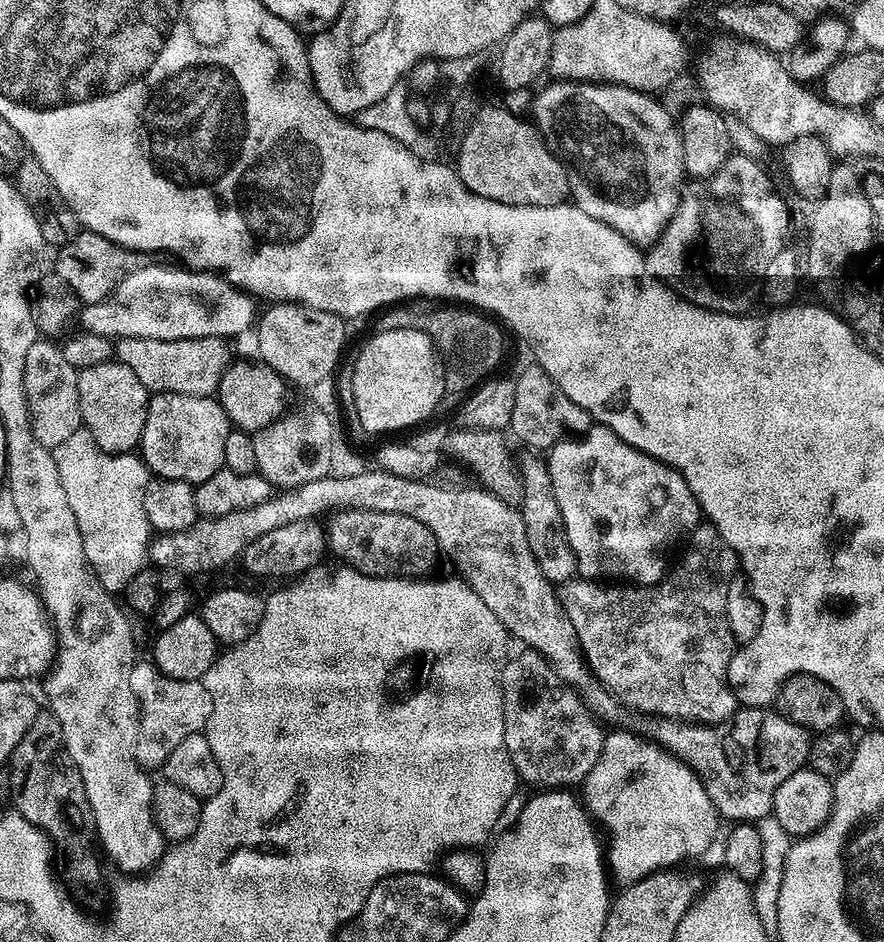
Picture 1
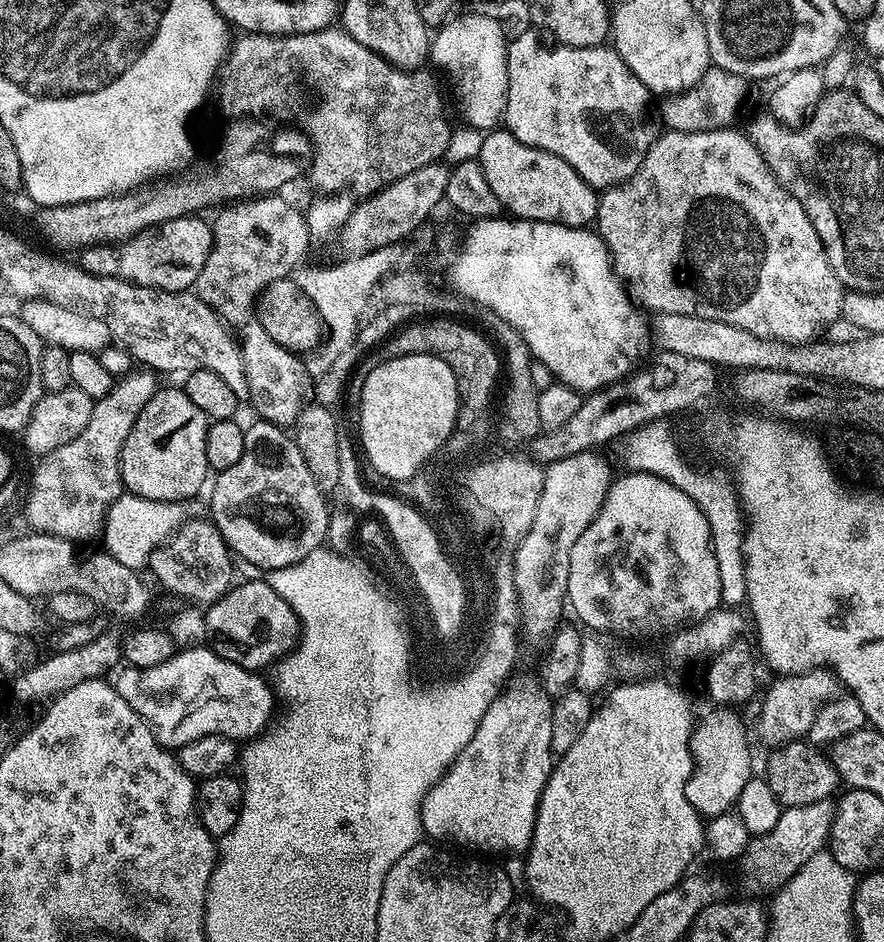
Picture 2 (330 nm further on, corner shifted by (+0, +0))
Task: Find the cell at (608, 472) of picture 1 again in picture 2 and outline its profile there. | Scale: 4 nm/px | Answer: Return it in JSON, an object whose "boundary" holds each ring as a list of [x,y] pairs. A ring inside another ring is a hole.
{"boundary":[[[652,472],[627,475],[613,479],[602,510],[598,510],[594,522],[582,530],[582,538],[570,550],[567,603],[585,629],[609,632],[620,640],[668,638],[721,607],[725,577],[718,566],[712,531],[703,510],[678,486]]]}

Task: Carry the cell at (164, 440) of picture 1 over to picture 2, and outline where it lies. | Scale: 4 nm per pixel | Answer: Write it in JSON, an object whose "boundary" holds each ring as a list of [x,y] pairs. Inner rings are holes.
{"boundary":[[[161,387],[146,402],[134,422],[120,455],[120,483],[131,495],[147,500],[188,502],[200,492],[210,476],[206,462],[209,418],[186,398],[183,387]],[[208,476],[208,477],[207,477]]]}

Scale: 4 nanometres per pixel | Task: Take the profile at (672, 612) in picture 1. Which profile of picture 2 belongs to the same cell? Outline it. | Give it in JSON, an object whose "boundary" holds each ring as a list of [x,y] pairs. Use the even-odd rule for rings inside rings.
{"boundary":[[[811,668],[809,672],[776,678],[760,704],[760,721],[756,728],[768,746],[799,741],[807,737],[810,726],[814,726],[814,718],[818,718],[818,712],[841,692],[842,684],[835,671],[826,668]]]}

